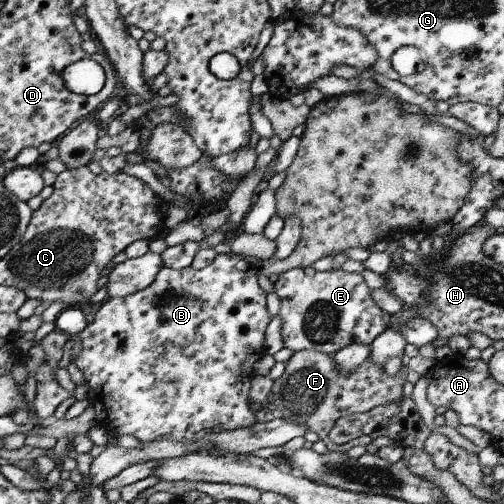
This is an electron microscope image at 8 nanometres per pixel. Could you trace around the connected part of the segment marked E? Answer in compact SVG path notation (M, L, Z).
M292 268L278 274L273 286L280 304L281 340L287 350L305 349L332 356L351 343L368 345L389 324L389 314L374 304L360 273Z

